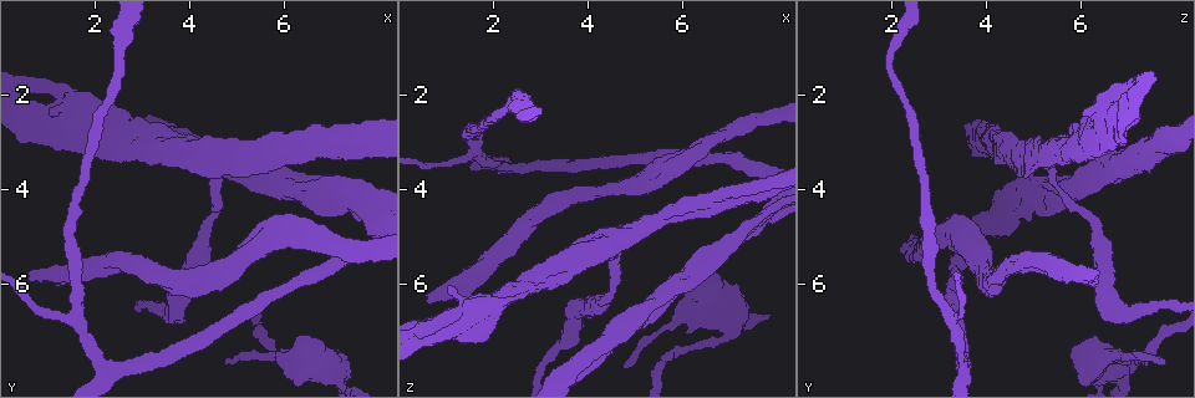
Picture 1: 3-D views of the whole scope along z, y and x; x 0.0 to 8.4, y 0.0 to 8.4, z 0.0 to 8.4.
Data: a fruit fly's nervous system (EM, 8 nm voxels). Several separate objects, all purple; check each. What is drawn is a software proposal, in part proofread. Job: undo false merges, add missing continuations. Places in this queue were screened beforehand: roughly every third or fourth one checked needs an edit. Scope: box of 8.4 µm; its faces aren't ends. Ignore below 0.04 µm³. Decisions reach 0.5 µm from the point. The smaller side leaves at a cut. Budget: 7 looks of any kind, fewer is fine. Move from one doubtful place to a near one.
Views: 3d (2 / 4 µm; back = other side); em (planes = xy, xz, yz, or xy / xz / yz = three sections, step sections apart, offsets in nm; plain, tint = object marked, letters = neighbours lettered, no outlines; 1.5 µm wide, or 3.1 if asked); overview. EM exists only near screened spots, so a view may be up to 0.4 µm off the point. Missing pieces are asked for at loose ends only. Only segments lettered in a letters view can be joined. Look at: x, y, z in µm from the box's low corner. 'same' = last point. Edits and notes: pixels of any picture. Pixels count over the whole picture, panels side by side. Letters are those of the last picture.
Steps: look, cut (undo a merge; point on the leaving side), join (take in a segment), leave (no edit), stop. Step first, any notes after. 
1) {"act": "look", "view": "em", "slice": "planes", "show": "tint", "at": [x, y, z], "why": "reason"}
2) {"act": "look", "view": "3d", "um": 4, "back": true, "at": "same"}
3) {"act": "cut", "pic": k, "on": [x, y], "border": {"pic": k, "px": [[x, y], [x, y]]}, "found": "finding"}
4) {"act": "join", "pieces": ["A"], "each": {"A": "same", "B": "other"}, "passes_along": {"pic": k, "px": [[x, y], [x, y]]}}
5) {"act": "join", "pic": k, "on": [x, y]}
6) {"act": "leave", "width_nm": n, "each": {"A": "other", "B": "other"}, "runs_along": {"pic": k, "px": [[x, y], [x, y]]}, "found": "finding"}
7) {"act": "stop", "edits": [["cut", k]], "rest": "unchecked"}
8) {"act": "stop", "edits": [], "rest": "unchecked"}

{"act": "look", "view": "em", "slice": "yz", "step": 8, "show": "tint", "at": [0.70, 5.75, 6.40], "why": "an open end"}

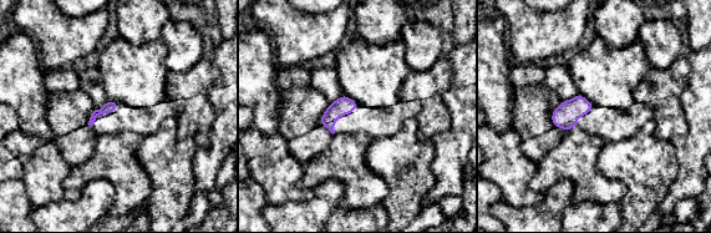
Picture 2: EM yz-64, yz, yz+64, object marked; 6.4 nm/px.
{"act": "look", "view": "em", "slice": "planes", "show": "letters", "at": "same", "why": "another direction"}

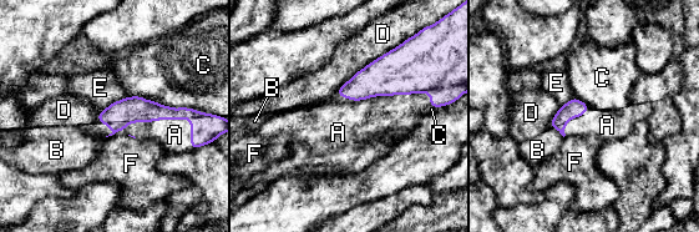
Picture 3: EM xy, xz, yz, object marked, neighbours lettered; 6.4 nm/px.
{"act": "join", "pieces": ["A"], "each": {"A": "same", "B": "other", "C": "other", "D": "other", "E": "other", "F": "other"}, "passes_along": {"pic": 3, "px": [[415, 66], [389, 95], [369, 127]]}, "found": "the neuron continues"}

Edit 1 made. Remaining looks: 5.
{"act": "look", "view": "3d", "um": 2, "at": [3.55, 6.65, 7.15], "why": "sudden change in width"}

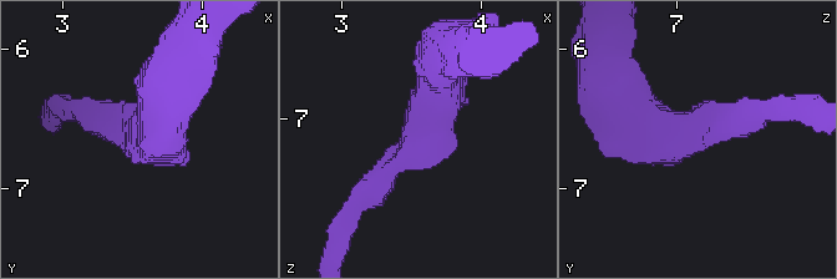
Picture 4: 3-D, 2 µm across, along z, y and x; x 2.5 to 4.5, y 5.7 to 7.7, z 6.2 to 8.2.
{"act": "look", "view": "em", "slice": "yz", "step": 8, "show": "tint", "at": [3.50, 6.60, 7.24], "arm_widths_nm": [180, 380]}

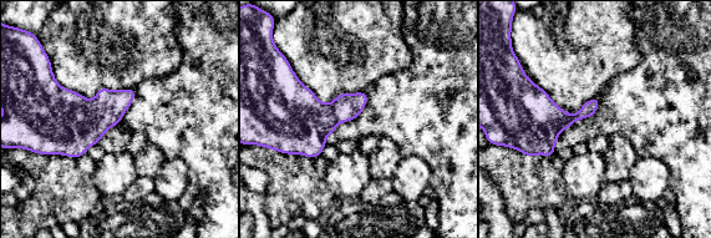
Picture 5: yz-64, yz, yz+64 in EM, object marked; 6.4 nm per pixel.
{"act": "look", "view": "em", "slice": "planes", "show": "letters", "at": "same", "why": "another direction"}

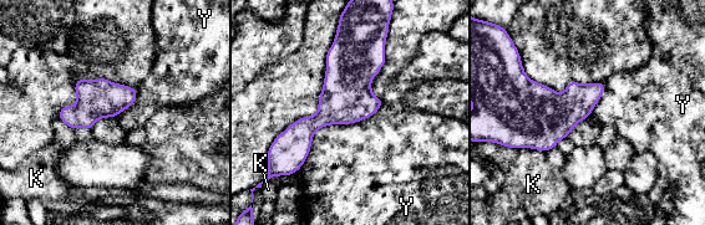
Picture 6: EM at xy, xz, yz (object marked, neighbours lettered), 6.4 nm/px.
{"act": "leave", "each": {"K": "other", "Y": "other"}, "border": {"pic": 6, "px": [[384, 102], [320, 127], [302, 164]]}, "found": "continuous, no second neuron"}

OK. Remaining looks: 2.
{"act": "look", "view": "em", "slice": "planes", "show": "plain", "at": [6.90, 7.65, 6.90], "why": "calibre changes"}

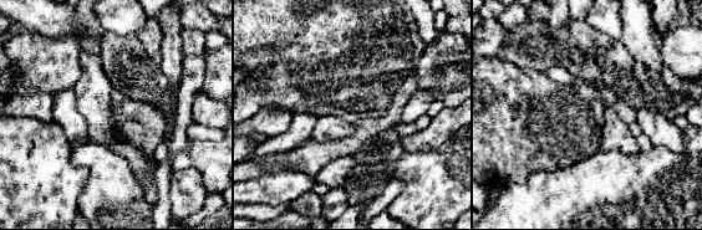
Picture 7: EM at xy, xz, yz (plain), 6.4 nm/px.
{"act": "look", "view": "em", "slice": "planes", "show": "letters", "at": "same", "why": "see the neighbours"}

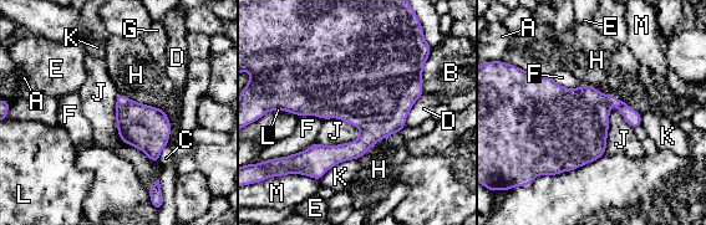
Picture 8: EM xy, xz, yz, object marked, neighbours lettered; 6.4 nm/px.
{"act": "leave", "each": {"A": "other", "B": "other", "C": "other", "D": "other", "E": "other", "F": "other", "G": "other", "H": "other", "J": "other", "K": "other", "L": "other", "M": "other"}, "border": {"pic": 8, "px": [[117, 92], [118, 137], [157, 163]]}, "found": "continuous, no second neuron"}

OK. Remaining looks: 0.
{"act": "stop", "edits": [["join", 3]], "rest": "unchecked"}

